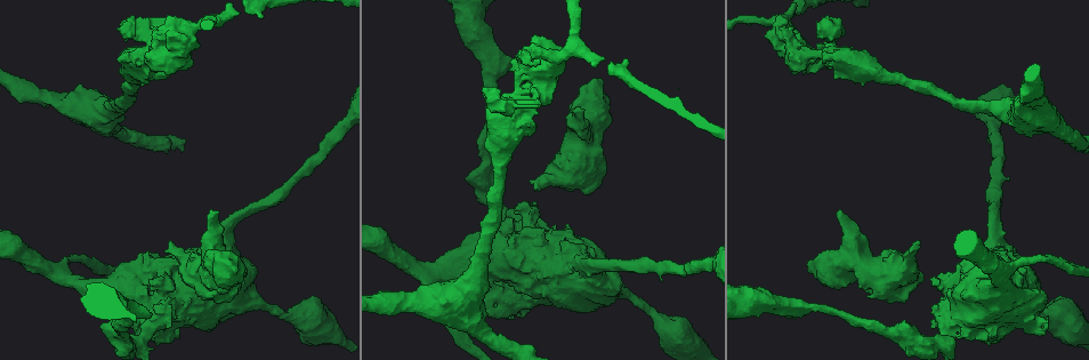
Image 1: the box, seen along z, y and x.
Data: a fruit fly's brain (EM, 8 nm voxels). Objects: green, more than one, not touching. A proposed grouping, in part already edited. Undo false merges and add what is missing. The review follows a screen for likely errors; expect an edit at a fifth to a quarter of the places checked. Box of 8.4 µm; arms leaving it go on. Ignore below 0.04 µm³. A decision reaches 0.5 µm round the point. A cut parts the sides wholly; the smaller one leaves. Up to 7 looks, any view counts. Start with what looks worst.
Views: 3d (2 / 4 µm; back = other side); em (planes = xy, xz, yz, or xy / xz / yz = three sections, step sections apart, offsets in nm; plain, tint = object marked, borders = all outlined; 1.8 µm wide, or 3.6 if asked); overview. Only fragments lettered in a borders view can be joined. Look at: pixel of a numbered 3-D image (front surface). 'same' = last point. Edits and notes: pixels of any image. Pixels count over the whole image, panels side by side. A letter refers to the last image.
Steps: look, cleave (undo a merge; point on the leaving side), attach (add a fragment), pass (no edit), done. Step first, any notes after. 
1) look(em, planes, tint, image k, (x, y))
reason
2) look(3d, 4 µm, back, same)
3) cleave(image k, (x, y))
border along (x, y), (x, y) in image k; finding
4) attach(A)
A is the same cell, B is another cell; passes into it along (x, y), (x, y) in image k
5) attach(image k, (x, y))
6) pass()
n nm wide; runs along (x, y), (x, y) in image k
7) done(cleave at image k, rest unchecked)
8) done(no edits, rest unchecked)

look(3d, 2 µm, image 1, (169, 243))

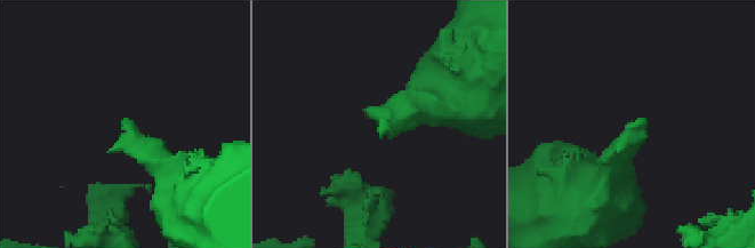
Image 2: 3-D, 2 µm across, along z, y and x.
look(em, 3.6 µm, xz, step 4, tint, image 2, (380, 137))

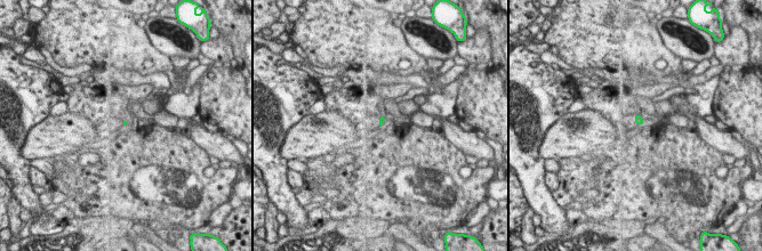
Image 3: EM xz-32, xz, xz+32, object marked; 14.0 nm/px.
look(em, 3.6 µm, planes, borders, same)

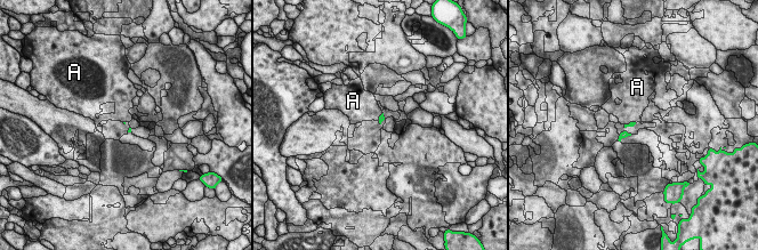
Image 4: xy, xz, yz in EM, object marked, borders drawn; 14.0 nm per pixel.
pass()
A is another cell; border along (636, 121), (625, 124) in image 4; none of them fits

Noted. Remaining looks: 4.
look(em, planes, borders, image 1, (836, 213))
an open end

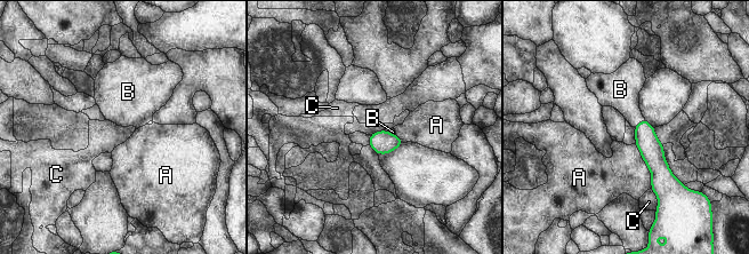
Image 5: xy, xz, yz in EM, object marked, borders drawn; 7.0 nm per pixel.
attach(B)
B is the same cell, A and C are other cells; passes into it along (652, 151), (638, 122), (621, 92) in image 5; the neuron continues

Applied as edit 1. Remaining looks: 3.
look(3d, 4 µm, image 1, (254, 300))
thick turns thin

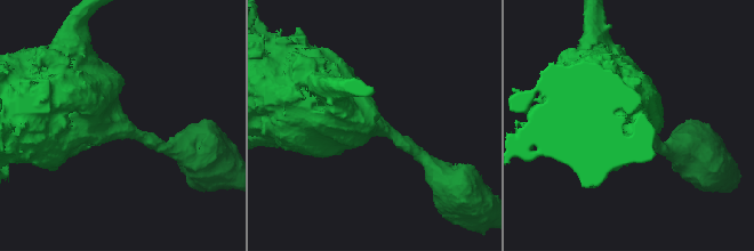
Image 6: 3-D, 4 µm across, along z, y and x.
look(em, xy, step 8, borders, image 6, (118, 127))

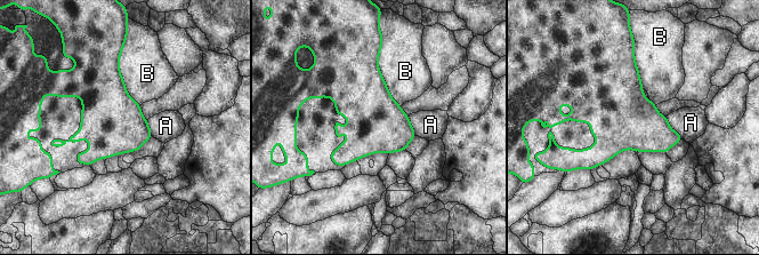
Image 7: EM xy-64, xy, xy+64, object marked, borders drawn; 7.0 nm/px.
pass()
A and B are other cells; border along (665, 116), (669, 125), (684, 140) in image 7; continuous, no second neuron

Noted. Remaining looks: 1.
done(attach at image 5, rest unchecked)

